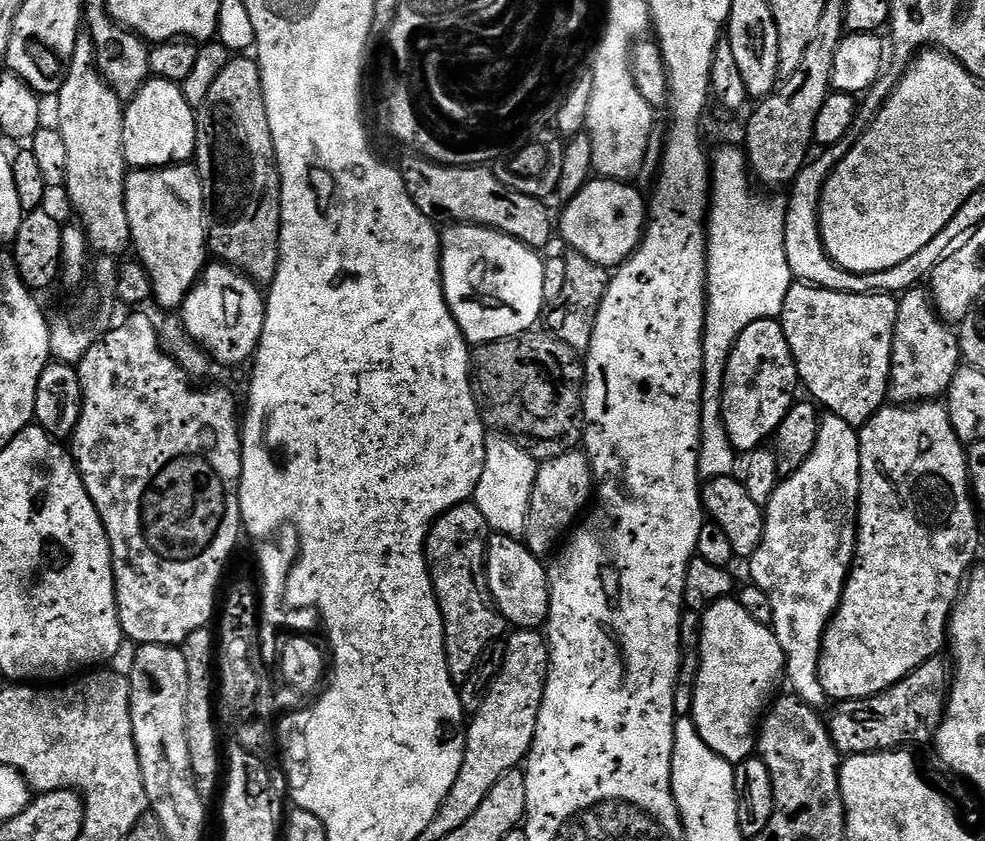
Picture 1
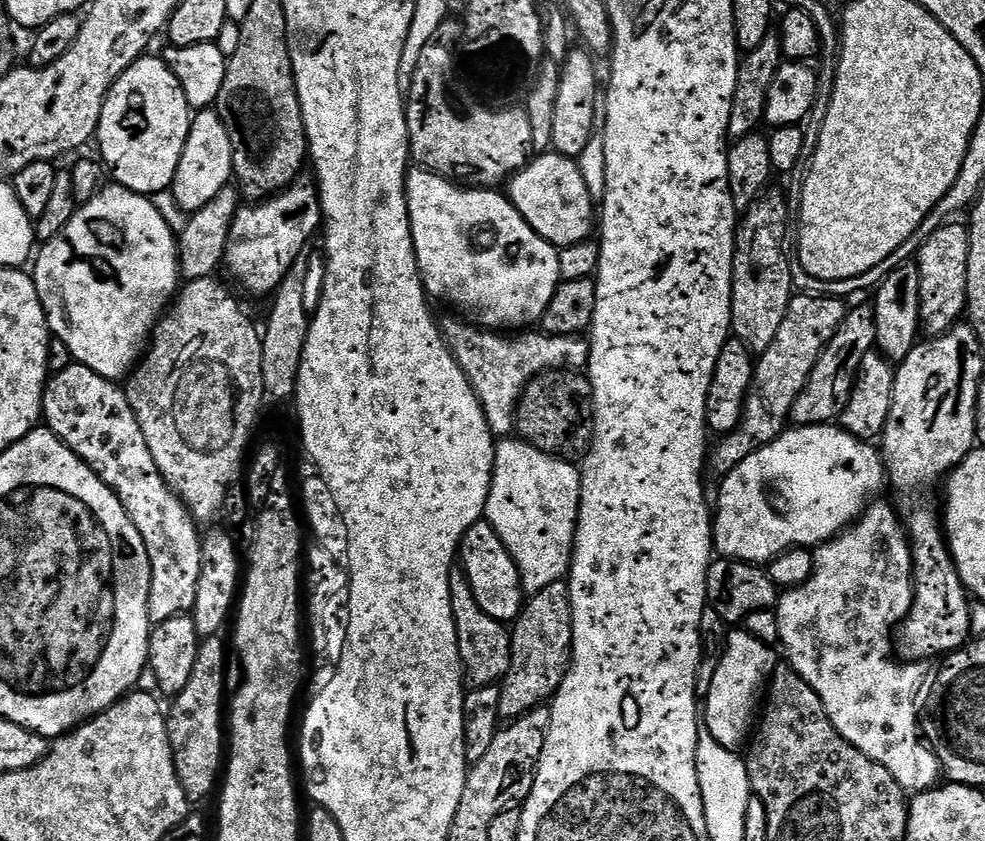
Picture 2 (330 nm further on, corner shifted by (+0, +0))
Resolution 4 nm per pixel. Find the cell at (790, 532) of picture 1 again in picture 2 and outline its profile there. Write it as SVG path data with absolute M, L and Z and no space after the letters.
M872 502L860 513L860 518L855 524L845 528L840 535L835 536L833 540L827 540L826 543L819 545L812 552L812 577L806 582L802 582L802 586L781 591L774 611L778 618L779 647L788 651L787 663L791 664L793 670L812 687L814 694L818 694L818 698L822 702L830 722L834 722L838 734L842 738L846 738L846 742L850 742L850 746L862 750L862 754L866 754L866 758L878 762L878 766L886 766L886 770L890 770L890 774L894 774L894 778L901 788L915 794L917 792L927 792L928 789L937 787L942 780L942 769L940 759L933 754L931 747L922 739L922 724L918 719L918 697L925 687L925 665L920 662L901 662L894 655L894 626L899 625L900 621L908 617L909 612L912 611L913 599L912 545L903 519L898 515L897 509L893 505L891 508L888 504L875 504L875 502Z

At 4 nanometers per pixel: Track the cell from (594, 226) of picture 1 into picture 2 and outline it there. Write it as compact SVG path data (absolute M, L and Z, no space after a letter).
M549 150L529 159L507 181L506 195L526 223L557 249L577 244L593 235L594 197L586 186L586 180L582 178L579 163L571 156L559 156L555 150Z

